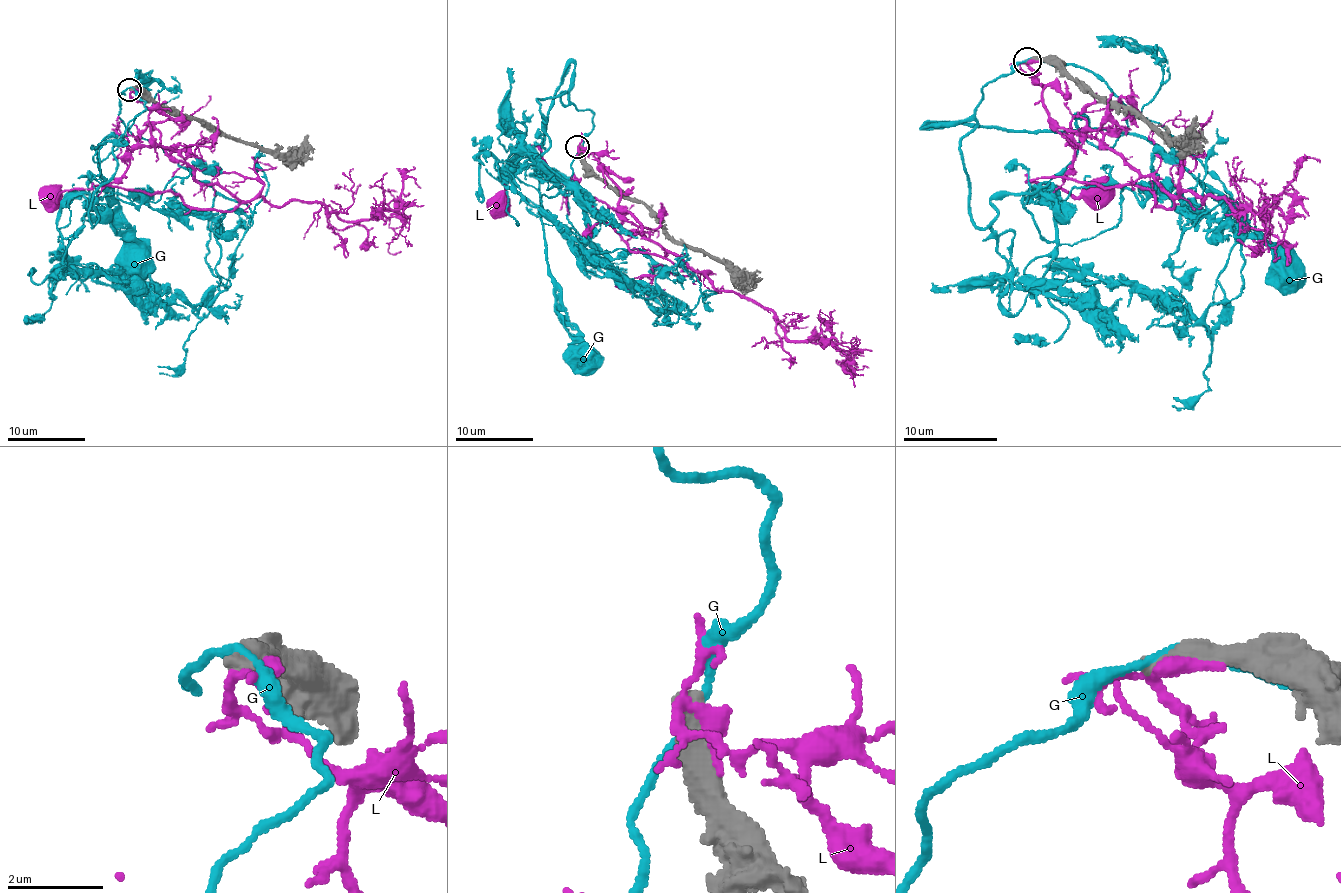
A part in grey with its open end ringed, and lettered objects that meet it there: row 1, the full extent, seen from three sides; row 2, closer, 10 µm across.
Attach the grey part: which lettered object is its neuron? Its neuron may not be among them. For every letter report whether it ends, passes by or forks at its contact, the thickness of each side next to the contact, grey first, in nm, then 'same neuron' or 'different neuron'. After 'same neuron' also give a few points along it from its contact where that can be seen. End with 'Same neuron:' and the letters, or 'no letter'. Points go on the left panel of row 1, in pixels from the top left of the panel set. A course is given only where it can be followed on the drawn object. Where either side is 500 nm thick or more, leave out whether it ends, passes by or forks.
G: 700 nm thick on the grey side, 160 nm on the other; different neuron
L: 700 nm thick on the grey side, 320 nm on the other; different neuron
Same neuron: no letter

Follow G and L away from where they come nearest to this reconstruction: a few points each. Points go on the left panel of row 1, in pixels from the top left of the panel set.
G: (131, 87), (145, 109), (122, 134), (124, 146), (106, 142), (93, 147), (108, 215), (133, 240), (135, 258)
L: (133, 91), (157, 144), (172, 149), (131, 147), (130, 167), (110, 184), (50, 200)

